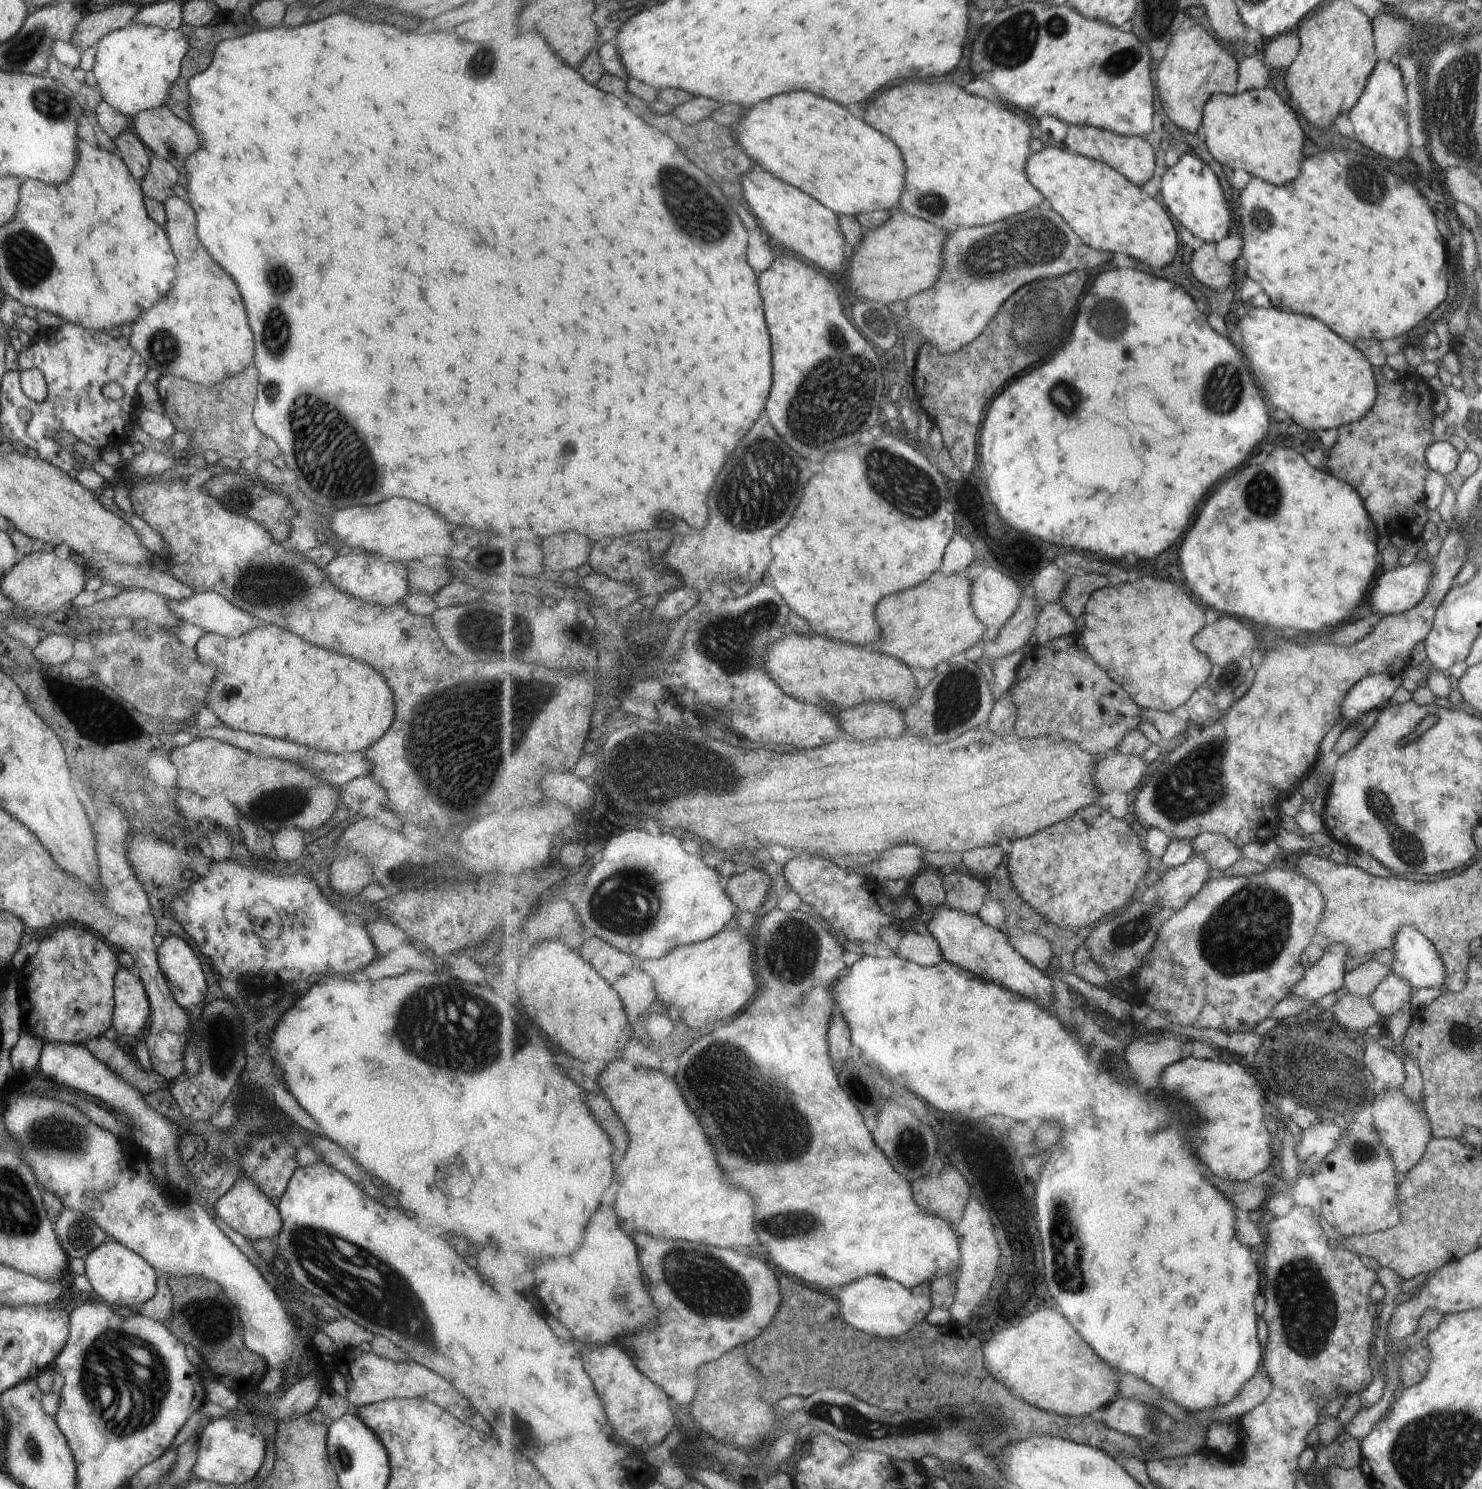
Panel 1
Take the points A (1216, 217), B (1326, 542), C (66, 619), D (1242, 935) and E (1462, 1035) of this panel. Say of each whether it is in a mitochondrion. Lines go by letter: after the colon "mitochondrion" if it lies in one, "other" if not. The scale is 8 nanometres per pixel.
A: other
B: other
C: other
D: mitochondrion
E: mitochondrion

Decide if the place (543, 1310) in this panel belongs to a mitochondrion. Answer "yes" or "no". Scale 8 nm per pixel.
no

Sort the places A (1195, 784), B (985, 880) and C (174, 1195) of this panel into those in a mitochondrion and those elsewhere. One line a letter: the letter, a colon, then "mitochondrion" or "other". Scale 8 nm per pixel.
A: mitochondrion
B: other
C: other

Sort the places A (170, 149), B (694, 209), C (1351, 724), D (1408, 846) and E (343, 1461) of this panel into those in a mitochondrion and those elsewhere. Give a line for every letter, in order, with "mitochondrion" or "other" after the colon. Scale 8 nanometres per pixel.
A: mitochondrion
B: mitochondrion
C: other
D: mitochondrion
E: mitochondrion

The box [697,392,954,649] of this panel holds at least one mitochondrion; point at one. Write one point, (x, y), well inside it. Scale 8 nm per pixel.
(765, 460)

